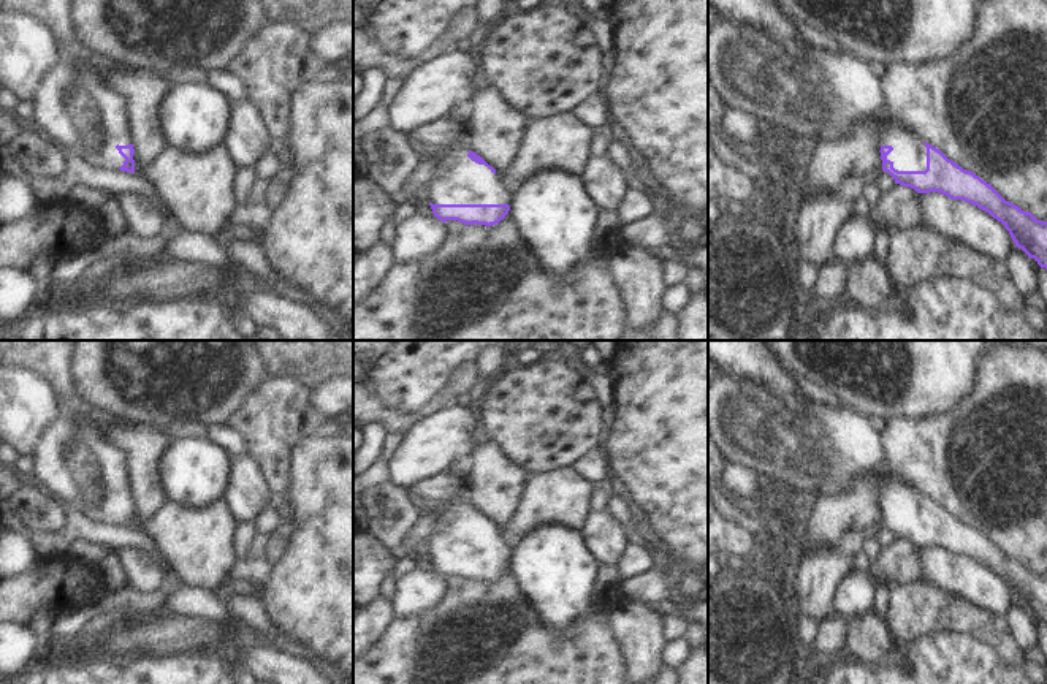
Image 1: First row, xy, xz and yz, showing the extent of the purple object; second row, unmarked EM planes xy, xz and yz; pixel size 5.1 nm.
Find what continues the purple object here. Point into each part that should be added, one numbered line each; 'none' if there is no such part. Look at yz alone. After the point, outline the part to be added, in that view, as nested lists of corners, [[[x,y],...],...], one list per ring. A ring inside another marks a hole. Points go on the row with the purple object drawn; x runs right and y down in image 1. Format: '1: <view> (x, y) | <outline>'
1: yz (818, 98) | [[[718,17],[708,27],[708,76],[725,106],[746,111],[768,128],[781,130],[797,142],[835,139],[849,131],[857,119],[868,116],[881,125],[881,146],[893,147],[887,160],[895,169],[927,169],[923,141],[898,133],[884,112],[882,68],[847,51],[836,55],[809,44],[806,59],[798,62],[767,33]]]

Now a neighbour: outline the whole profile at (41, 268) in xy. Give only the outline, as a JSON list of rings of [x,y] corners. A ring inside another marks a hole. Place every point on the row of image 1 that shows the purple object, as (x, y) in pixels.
[[[38,255],[27,271],[40,283],[41,290],[46,290],[49,287],[54,266],[55,261],[44,255]]]

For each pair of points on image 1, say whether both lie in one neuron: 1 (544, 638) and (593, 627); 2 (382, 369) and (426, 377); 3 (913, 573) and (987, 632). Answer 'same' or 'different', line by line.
1: same
2: same
3: different

